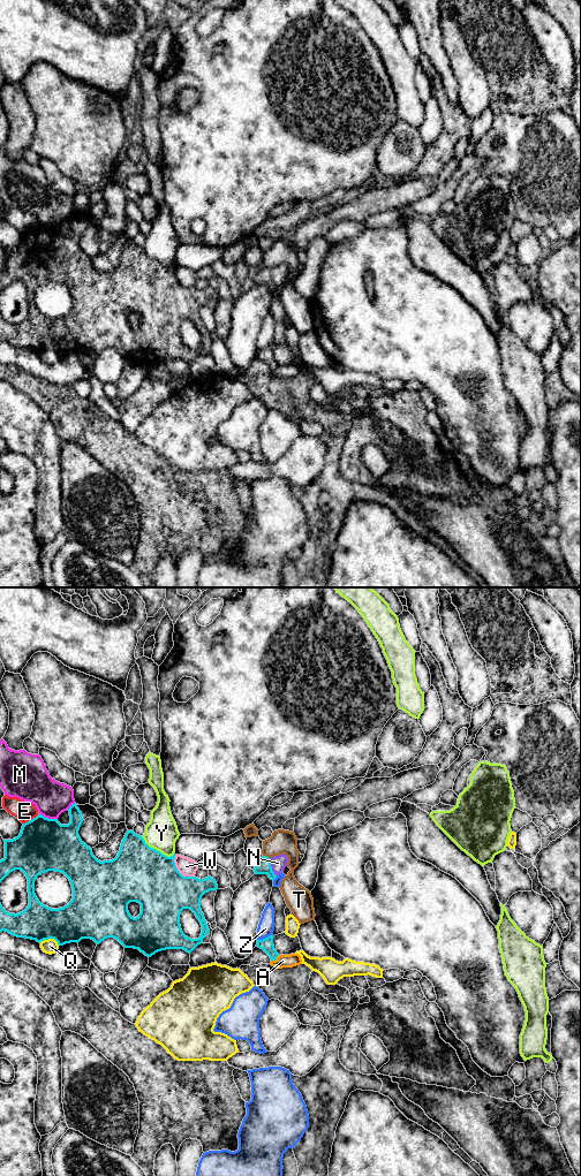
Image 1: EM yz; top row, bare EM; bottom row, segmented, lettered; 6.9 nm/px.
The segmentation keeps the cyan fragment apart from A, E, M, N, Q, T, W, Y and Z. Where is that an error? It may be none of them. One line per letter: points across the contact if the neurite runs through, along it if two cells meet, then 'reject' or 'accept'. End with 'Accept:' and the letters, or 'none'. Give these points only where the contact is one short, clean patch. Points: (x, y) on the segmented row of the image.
A: along yz (279, 955), (271, 961) | reject
E: reject
M: reject
N: across yz (263, 866), (271, 867), (278, 863) | accept
Q: reject
T: along yz (263, 855), (269, 858) | reject
W: reject
Y: reject
Z: reject
Accept: N

